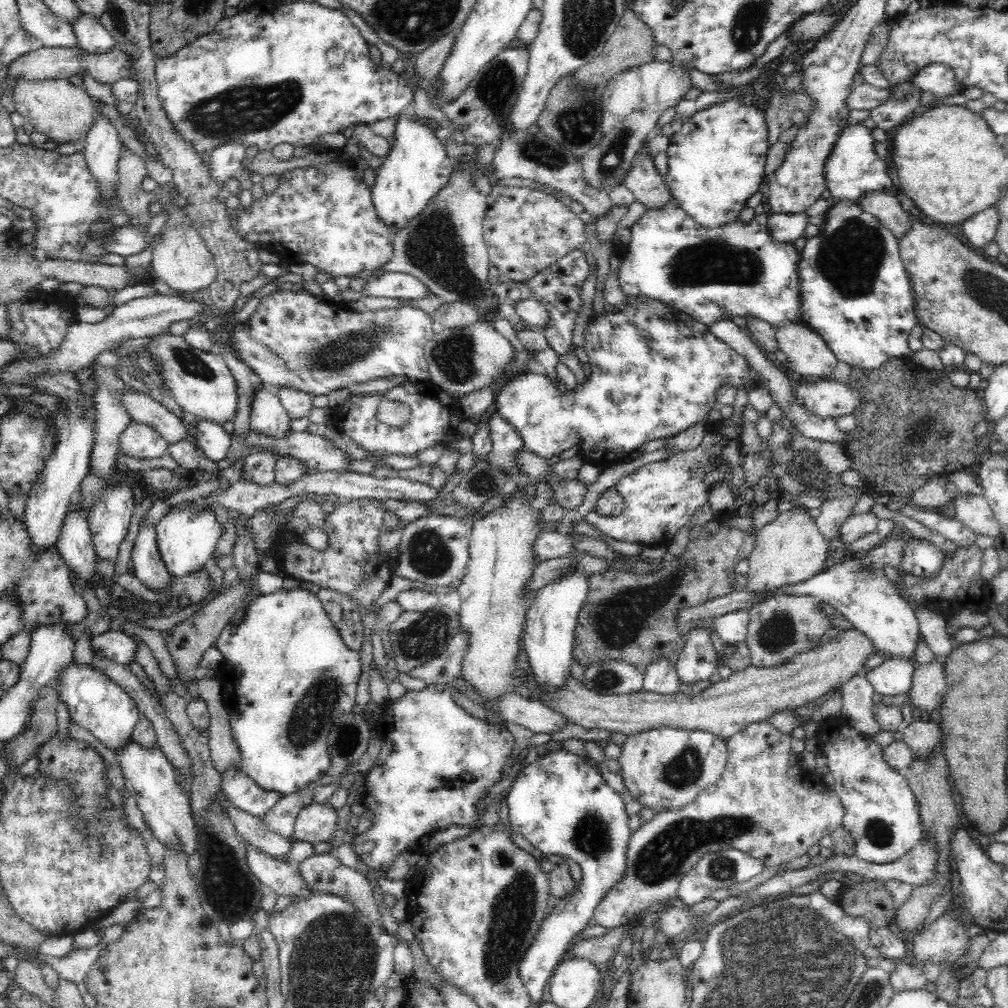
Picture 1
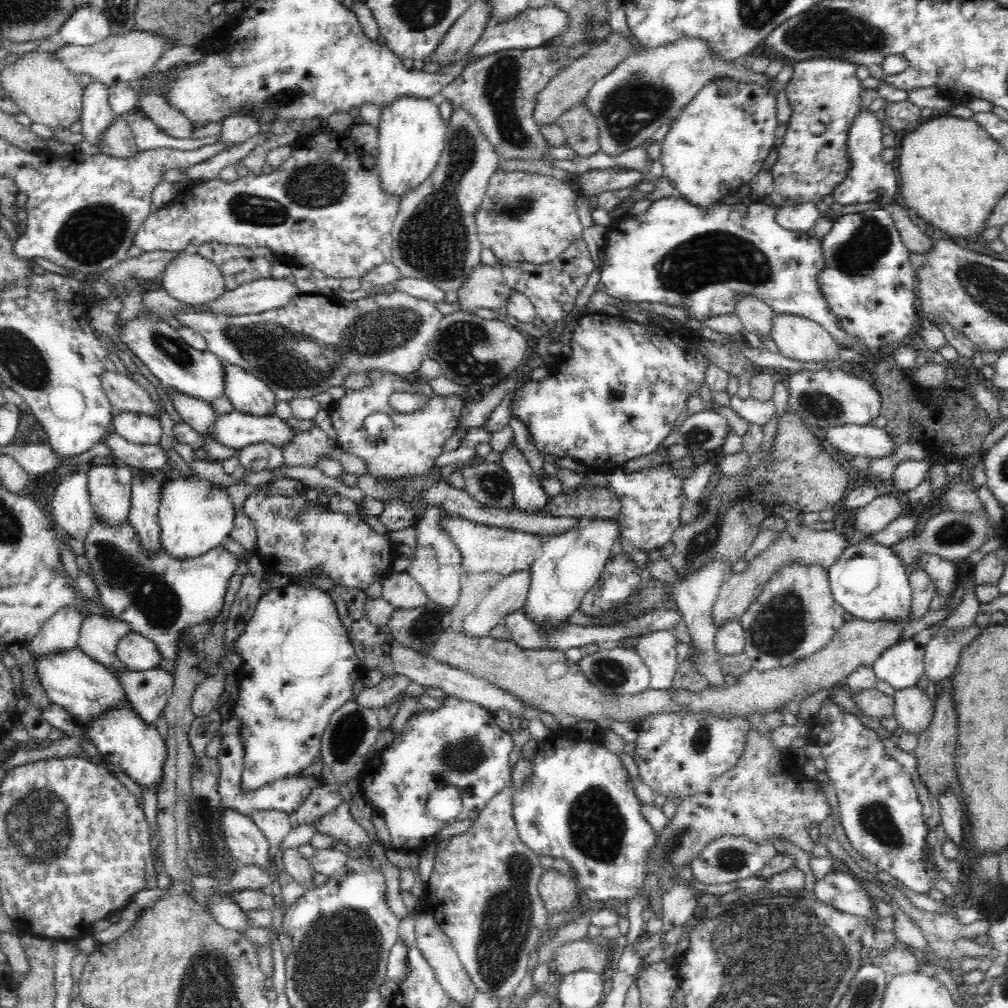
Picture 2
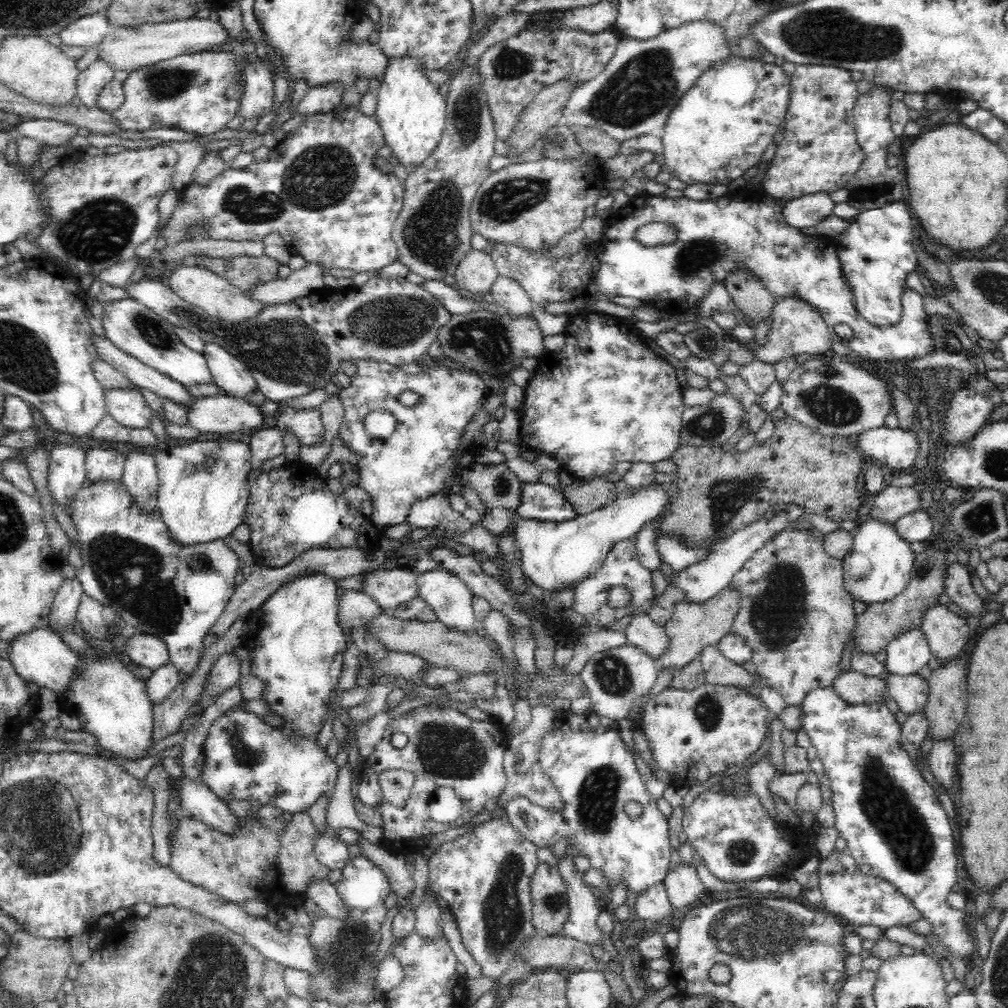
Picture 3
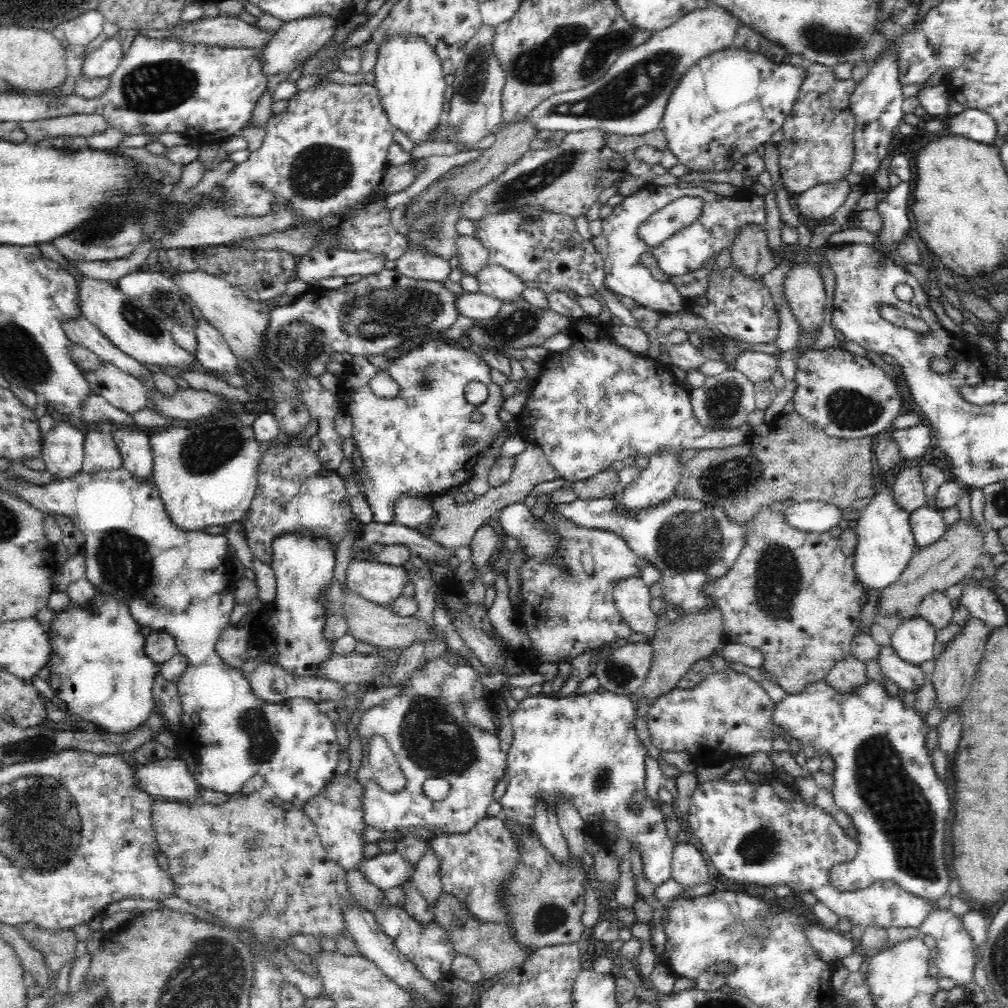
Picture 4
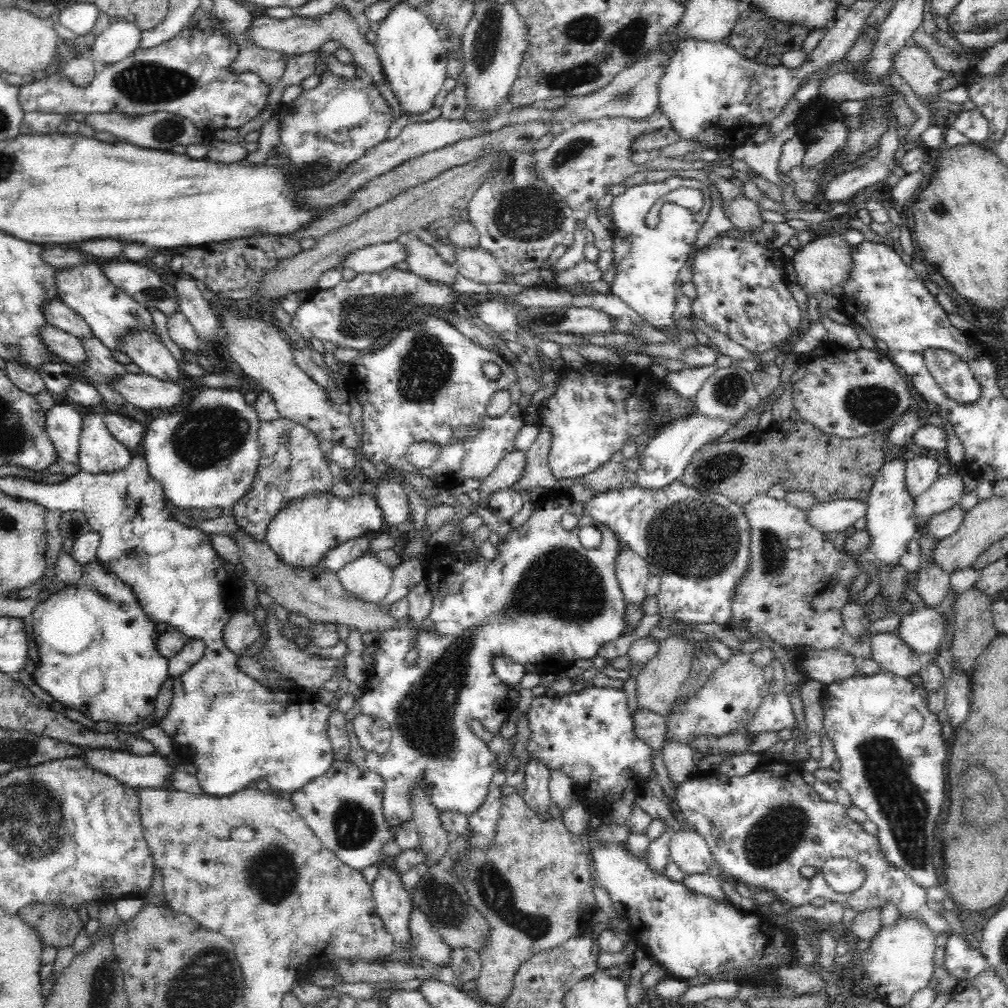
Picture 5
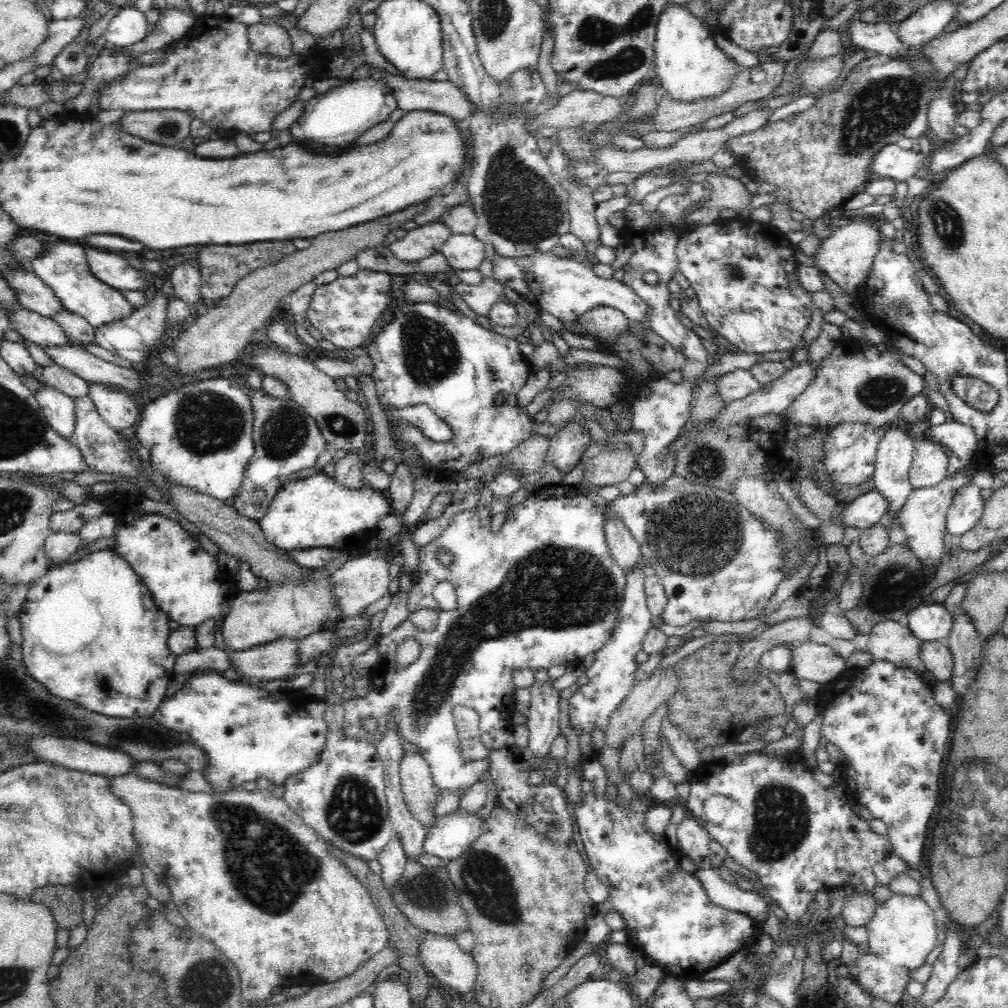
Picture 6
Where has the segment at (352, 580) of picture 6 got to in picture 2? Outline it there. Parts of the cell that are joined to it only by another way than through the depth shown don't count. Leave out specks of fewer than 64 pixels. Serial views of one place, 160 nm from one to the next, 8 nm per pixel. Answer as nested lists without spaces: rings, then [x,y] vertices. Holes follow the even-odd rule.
[[[404,571],[393,572],[382,582],[382,594],[396,609],[420,608],[430,601],[418,581]]]

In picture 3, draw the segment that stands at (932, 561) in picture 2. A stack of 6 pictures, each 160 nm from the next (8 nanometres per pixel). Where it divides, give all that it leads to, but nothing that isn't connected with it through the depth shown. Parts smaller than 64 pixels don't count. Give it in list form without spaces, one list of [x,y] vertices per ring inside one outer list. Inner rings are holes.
[[[951,560],[949,564],[948,575],[945,577],[945,594],[948,595],[951,602],[958,604],[966,613],[974,615],[974,623],[982,615],[986,614],[984,600],[974,593],[972,581],[966,567],[958,563],[957,560]]]

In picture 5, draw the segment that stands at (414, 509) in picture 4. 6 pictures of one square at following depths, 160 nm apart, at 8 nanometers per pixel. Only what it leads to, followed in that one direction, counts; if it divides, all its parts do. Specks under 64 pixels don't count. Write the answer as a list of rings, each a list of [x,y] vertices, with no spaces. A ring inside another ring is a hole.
[[[394,481],[392,484],[378,486],[378,488],[373,488],[373,495],[377,499],[386,524],[396,526],[396,524],[410,522],[410,502],[402,485]]]

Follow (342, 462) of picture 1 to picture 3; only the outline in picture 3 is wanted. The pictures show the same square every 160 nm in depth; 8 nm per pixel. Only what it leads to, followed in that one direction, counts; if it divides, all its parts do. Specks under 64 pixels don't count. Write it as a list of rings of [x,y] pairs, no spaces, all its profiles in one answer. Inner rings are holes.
[[[224,394],[196,399],[188,423],[204,435],[254,434],[264,428],[266,416],[252,403]]]

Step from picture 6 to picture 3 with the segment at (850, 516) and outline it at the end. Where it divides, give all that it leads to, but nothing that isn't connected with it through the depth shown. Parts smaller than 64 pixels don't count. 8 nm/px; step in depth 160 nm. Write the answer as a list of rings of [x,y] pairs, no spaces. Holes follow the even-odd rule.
[[[789,504],[786,505],[783,511],[776,514],[769,521],[760,519],[749,524],[748,527],[742,528],[742,530],[733,532],[732,536],[716,543],[713,551],[710,552],[704,560],[701,560],[700,563],[686,567],[681,571],[674,571],[669,576],[668,584],[683,591],[684,601],[697,605],[704,604],[707,600],[714,598],[719,592],[728,588],[733,576],[739,571],[739,568],[742,568],[742,565],[752,556],[753,552],[762,548],[774,533],[788,529],[788,524],[790,524],[790,522],[796,522],[798,518],[800,519],[803,512],[804,509],[802,509],[802,507]]]

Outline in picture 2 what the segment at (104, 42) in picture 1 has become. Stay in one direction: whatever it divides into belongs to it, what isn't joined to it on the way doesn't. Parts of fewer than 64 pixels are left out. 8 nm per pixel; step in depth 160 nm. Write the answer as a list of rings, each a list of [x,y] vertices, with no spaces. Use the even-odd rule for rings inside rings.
[[[90,4],[80,8],[68,20],[65,20],[59,34],[65,44],[81,47],[104,41],[111,35],[106,17]]]

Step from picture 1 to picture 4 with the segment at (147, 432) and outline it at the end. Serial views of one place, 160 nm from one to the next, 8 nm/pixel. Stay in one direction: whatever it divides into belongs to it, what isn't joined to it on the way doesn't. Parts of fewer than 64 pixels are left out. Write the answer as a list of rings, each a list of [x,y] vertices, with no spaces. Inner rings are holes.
[[[104,363],[96,374],[84,373],[84,377],[94,393],[129,416],[149,408],[150,396],[143,382],[123,374],[112,364]]]

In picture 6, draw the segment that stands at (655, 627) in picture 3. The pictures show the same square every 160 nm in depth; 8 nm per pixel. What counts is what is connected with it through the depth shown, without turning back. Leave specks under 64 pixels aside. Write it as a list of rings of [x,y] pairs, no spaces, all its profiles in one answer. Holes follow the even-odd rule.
[[[605,517],[605,539],[610,556],[612,556],[614,563],[624,571],[624,574],[642,560],[641,546],[618,517],[613,519]]]

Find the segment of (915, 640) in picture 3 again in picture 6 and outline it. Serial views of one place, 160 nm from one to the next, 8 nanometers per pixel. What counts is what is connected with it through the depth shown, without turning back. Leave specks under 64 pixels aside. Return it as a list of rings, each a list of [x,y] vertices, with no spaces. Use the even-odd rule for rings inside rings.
[[[943,603],[921,604],[906,617],[906,627],[920,642],[946,641],[953,627],[953,618]]]

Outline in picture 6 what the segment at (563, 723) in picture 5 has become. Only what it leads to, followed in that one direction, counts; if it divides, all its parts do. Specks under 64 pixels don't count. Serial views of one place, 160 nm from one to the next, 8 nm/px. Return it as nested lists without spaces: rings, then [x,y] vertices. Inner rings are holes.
[[[640,560],[638,565],[626,572],[623,601],[610,640],[595,654],[593,665],[586,670],[589,682],[576,689],[568,699],[569,725],[578,736],[582,734],[592,736],[594,730],[600,730],[605,738],[607,721],[610,720],[611,713],[619,707],[619,704],[622,704],[636,682],[634,671],[638,664],[634,663],[634,655],[638,654],[644,636],[653,627],[644,590],[643,566]]]

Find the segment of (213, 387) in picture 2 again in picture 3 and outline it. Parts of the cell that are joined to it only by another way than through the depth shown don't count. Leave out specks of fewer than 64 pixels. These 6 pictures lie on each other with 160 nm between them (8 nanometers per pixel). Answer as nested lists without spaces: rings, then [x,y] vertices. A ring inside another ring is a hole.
[[[126,298],[103,305],[102,324],[113,346],[129,356],[134,356],[143,364],[158,370],[161,374],[168,376],[186,388],[195,385],[214,384],[204,354],[194,352],[194,350],[186,347],[176,335],[176,326],[173,326],[171,322],[164,320],[136,299]]]

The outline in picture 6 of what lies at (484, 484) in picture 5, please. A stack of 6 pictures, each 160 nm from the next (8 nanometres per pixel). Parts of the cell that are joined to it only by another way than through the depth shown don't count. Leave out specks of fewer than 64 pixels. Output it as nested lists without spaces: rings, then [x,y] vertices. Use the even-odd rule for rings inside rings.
[[[531,435],[521,442],[507,455],[502,455],[500,470],[511,474],[517,479],[537,473],[540,477],[539,483],[546,489],[549,486],[561,486],[563,474],[554,465],[544,461],[549,446],[549,437],[542,435]]]

